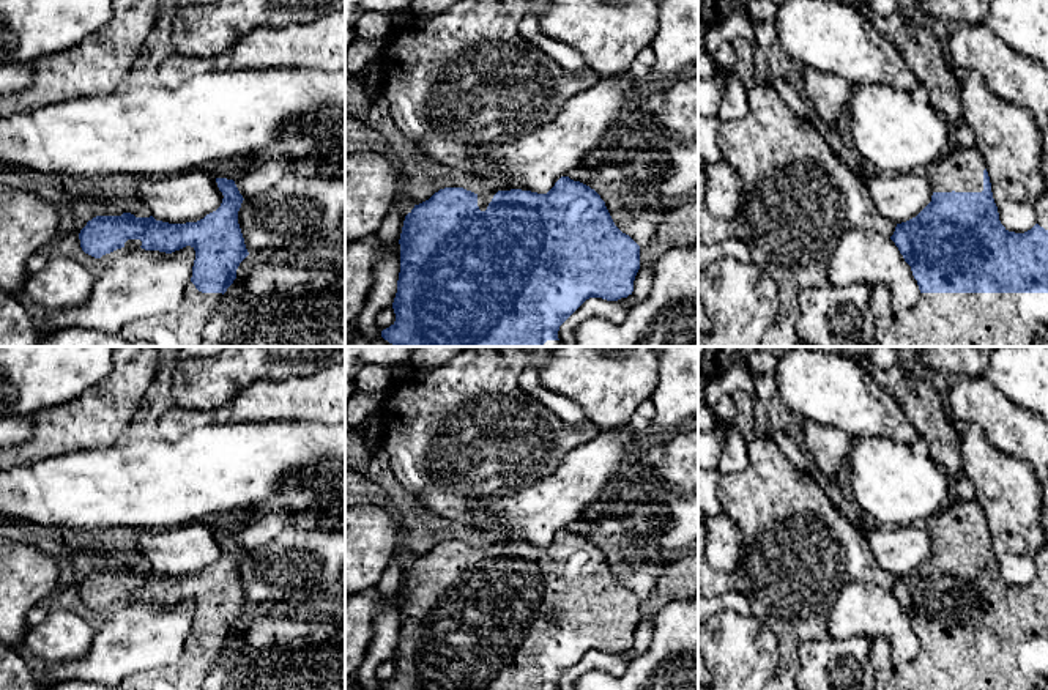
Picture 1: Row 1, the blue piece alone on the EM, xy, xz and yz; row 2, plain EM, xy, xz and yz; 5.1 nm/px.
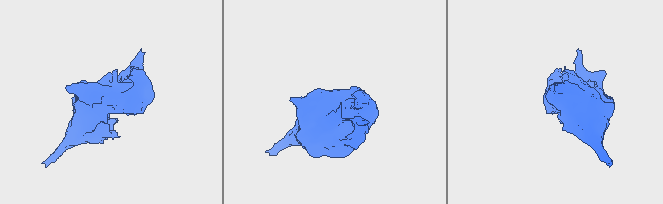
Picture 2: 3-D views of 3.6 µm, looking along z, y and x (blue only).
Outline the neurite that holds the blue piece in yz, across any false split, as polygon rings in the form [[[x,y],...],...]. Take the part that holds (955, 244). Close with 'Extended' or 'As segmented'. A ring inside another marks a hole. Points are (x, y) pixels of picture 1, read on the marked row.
[[[950,148],[950,151],[936,164],[924,170],[933,187],[931,202],[912,219],[897,224],[890,239],[898,247],[905,262],[911,266],[917,280],[920,296],[916,306],[898,309],[892,304],[890,291],[886,287],[871,288],[868,309],[875,321],[876,347],[1035,347],[1037,336],[1042,329],[1048,329],[1048,192],[1037,202],[1037,224],[1024,232],[1009,232],[999,221],[998,206],[993,198],[991,183],[987,172],[987,162],[977,148]]]. Extended

